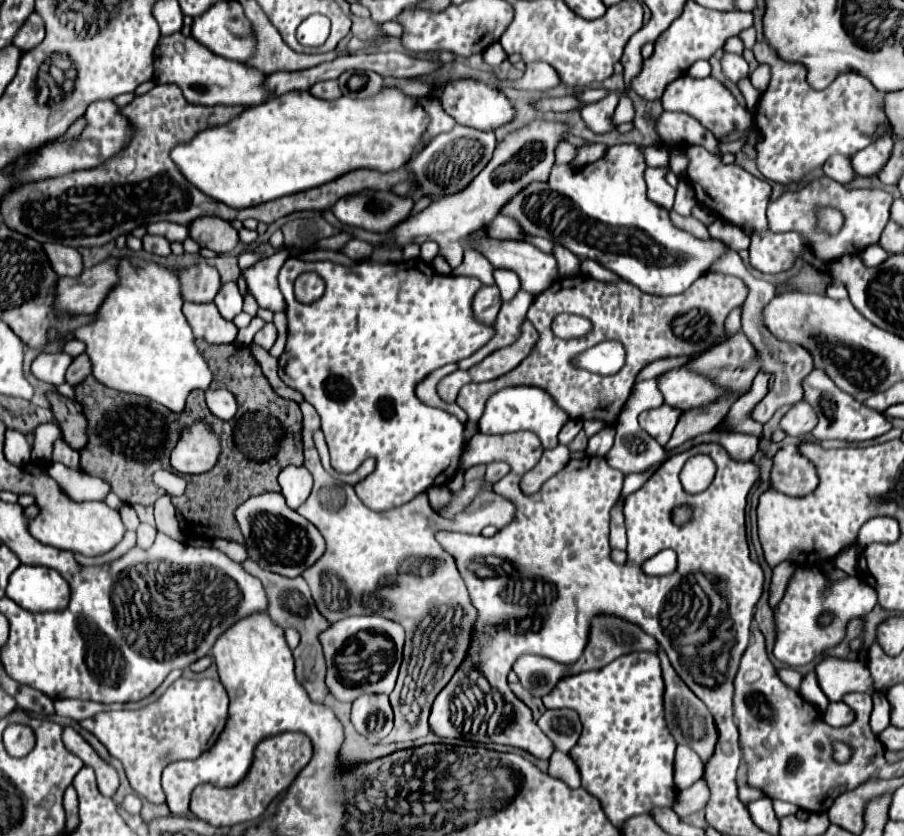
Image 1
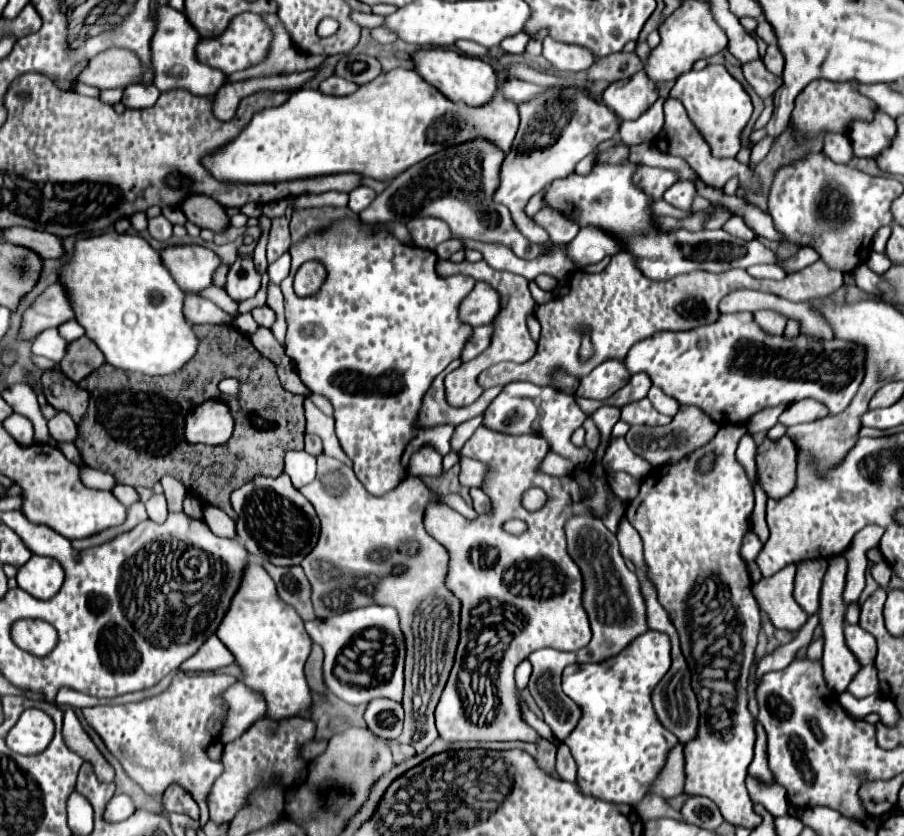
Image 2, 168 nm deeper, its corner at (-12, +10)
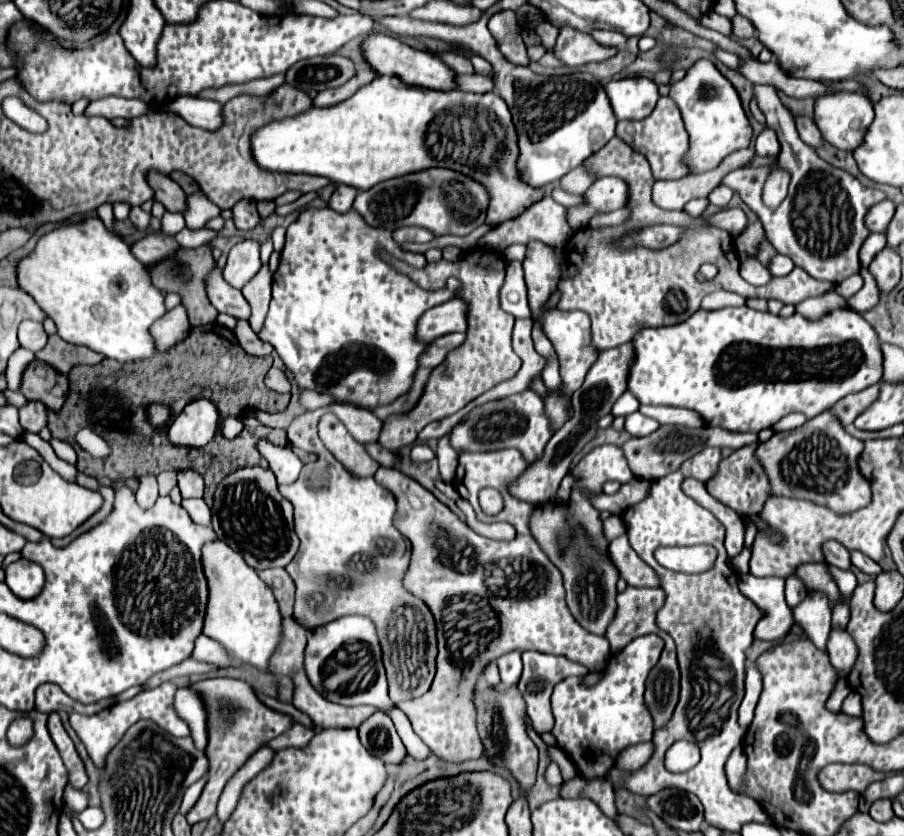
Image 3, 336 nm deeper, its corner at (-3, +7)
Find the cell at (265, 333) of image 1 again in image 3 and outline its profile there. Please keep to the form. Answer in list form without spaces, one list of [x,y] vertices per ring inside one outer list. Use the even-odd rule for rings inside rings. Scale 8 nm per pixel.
[[[215,266],[207,272],[205,288],[207,288],[209,302],[217,308],[217,312],[231,314],[239,320],[249,320],[249,316],[251,316],[249,302],[245,300],[245,296],[239,290],[235,290],[233,286],[227,286],[219,266]]]

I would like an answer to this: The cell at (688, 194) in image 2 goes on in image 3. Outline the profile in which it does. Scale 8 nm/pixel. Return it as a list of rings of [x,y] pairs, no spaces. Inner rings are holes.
[[[701,198],[701,200],[691,200],[691,202],[687,202],[687,204],[685,204],[685,208],[683,208],[683,210],[685,210],[689,216],[701,216],[701,214],[705,212],[707,204],[709,204],[709,202],[707,202],[707,198],[705,198],[705,200],[703,200],[703,198]]]

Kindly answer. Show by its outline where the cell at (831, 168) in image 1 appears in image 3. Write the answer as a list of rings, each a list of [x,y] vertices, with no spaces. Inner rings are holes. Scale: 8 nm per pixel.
[[[801,116],[801,118],[795,118],[795,120],[797,120],[795,124],[797,124],[797,130],[799,130],[799,136],[801,136],[801,140],[803,140],[805,144],[809,144],[809,146],[813,146],[813,148],[819,148],[819,146],[825,144],[819,128],[815,126],[815,122],[813,122],[811,118]]]

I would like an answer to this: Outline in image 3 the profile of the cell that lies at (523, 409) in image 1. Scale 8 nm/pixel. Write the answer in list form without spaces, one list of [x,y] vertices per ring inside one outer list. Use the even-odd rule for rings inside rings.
[[[525,390],[515,396],[507,396],[503,400],[495,400],[483,406],[477,406],[453,432],[451,446],[455,450],[501,450],[501,448],[517,448],[523,452],[527,462],[537,462],[543,458],[543,450],[553,436],[551,418],[545,412],[543,400],[537,392]]]

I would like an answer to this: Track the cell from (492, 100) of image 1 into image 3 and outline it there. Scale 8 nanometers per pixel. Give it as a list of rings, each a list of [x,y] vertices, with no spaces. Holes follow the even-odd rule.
[[[373,34],[371,38],[365,40],[363,44],[365,50],[365,58],[367,62],[373,66],[373,70],[377,70],[379,74],[387,74],[387,76],[397,76],[401,78],[405,84],[411,86],[421,86],[421,88],[431,88],[431,90],[441,90],[441,92],[449,92],[449,90],[457,90],[457,72],[451,70],[437,54],[433,52],[425,52],[425,50],[417,50],[411,48],[395,38],[389,36],[381,36],[381,34]]]

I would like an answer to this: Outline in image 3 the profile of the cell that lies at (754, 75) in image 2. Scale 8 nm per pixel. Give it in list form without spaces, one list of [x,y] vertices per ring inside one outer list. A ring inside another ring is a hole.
[[[755,84],[753,96],[757,100],[759,110],[767,118],[767,126],[773,128],[779,136],[781,152],[779,152],[777,168],[791,174],[789,194],[777,208],[765,206],[761,194],[763,194],[763,184],[773,170],[771,166],[737,168],[729,172],[721,180],[721,184],[741,194],[743,202],[759,216],[767,240],[773,244],[773,248],[779,254],[789,256],[795,262],[795,266],[807,270],[807,274],[811,274],[813,278],[835,284],[843,282],[847,276],[857,274],[861,270],[859,248],[869,236],[869,230],[865,226],[865,214],[869,212],[871,206],[885,200],[885,192],[879,188],[867,188],[849,172],[821,160],[817,152],[811,150],[811,146],[807,146],[799,138],[799,132],[795,128],[795,118],[781,104],[777,90],[773,86]]]

